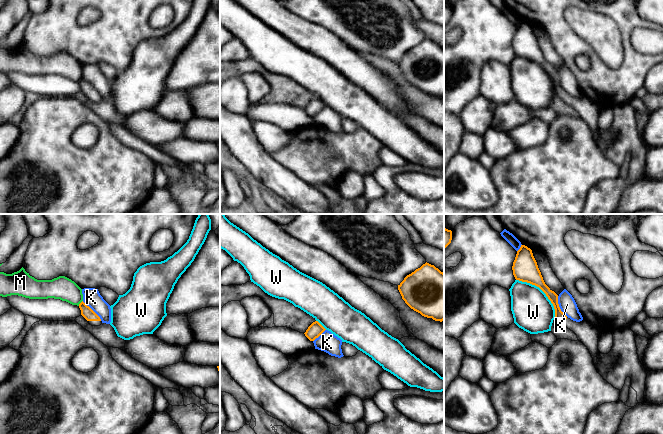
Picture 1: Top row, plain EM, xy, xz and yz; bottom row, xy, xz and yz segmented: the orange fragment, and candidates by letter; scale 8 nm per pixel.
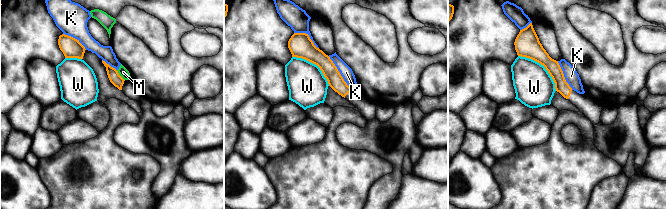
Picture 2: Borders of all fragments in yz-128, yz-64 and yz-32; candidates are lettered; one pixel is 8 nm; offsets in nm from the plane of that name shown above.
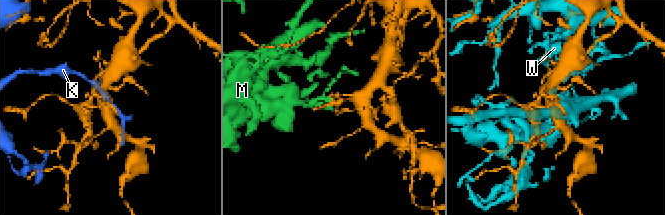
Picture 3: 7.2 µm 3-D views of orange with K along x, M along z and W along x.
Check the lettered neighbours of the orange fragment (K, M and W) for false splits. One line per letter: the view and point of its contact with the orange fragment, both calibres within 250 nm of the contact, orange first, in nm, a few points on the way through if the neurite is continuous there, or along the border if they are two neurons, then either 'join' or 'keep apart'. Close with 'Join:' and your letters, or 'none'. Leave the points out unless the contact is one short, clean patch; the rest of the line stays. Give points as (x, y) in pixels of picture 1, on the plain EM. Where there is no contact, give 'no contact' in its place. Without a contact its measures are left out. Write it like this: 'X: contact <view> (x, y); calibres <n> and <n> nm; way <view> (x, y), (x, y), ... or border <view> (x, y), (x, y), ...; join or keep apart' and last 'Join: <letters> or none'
K: contact xy (92, 86); calibres 90 and 140 nm; keep apart
M: contact xy (80, 79); calibres 90 and 190 nm; keep apart
W: contact yz (543, 67); calibres 200 and 320 nm; keep apart
Join: none

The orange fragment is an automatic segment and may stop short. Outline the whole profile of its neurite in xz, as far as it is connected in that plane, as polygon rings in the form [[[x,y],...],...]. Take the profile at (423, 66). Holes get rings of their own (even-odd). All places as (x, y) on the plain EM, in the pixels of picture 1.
[[[423,40],[398,61],[405,79],[422,92],[444,96],[444,49],[434,41]]]

